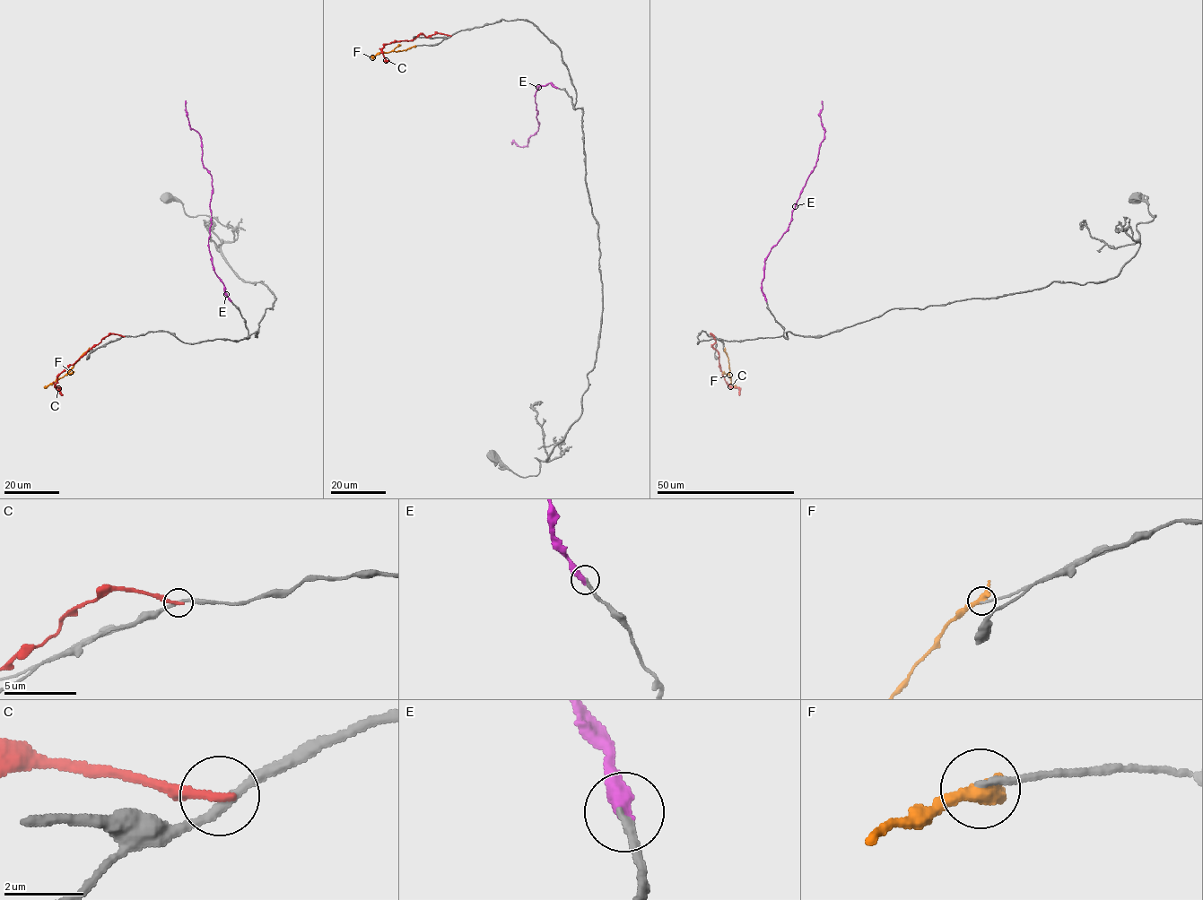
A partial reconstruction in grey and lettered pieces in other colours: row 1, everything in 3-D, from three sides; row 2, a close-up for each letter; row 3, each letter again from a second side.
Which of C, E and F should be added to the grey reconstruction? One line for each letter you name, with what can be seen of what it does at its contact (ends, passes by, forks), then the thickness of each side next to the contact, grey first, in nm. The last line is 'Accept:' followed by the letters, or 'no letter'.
E: It ends there. Thickness 200 nm (grey) against 440 nm
Accept: E

